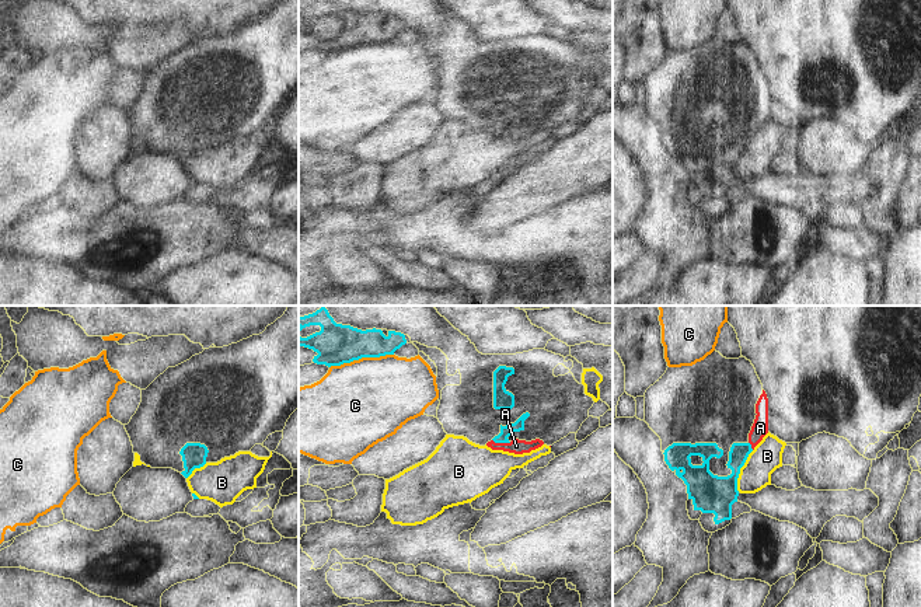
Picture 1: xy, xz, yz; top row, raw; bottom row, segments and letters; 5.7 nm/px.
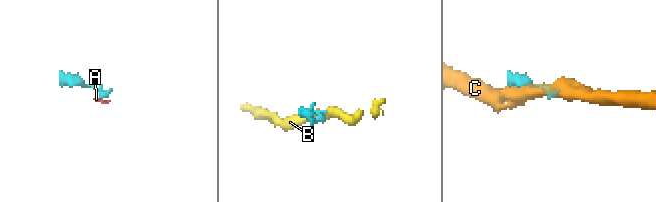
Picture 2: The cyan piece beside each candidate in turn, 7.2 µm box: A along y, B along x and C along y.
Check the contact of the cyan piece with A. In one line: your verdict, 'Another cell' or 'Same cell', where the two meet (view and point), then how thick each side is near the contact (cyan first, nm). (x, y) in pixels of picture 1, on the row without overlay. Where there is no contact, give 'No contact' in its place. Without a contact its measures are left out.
Another cell. Touches cyan at xz (502, 128). Thickness 70 nm (cyan) against 90 nm

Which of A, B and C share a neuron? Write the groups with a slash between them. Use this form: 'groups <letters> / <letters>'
groups A / B / C

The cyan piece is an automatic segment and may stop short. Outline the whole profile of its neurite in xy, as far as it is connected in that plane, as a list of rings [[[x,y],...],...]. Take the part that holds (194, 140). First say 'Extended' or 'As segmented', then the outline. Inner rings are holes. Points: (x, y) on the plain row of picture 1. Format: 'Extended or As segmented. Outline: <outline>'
As segmented. Outline: [[[186,129],[179,140],[184,147],[184,157],[181,158],[185,164],[188,164],[195,154],[200,154],[206,150],[207,133],[200,129]]]

